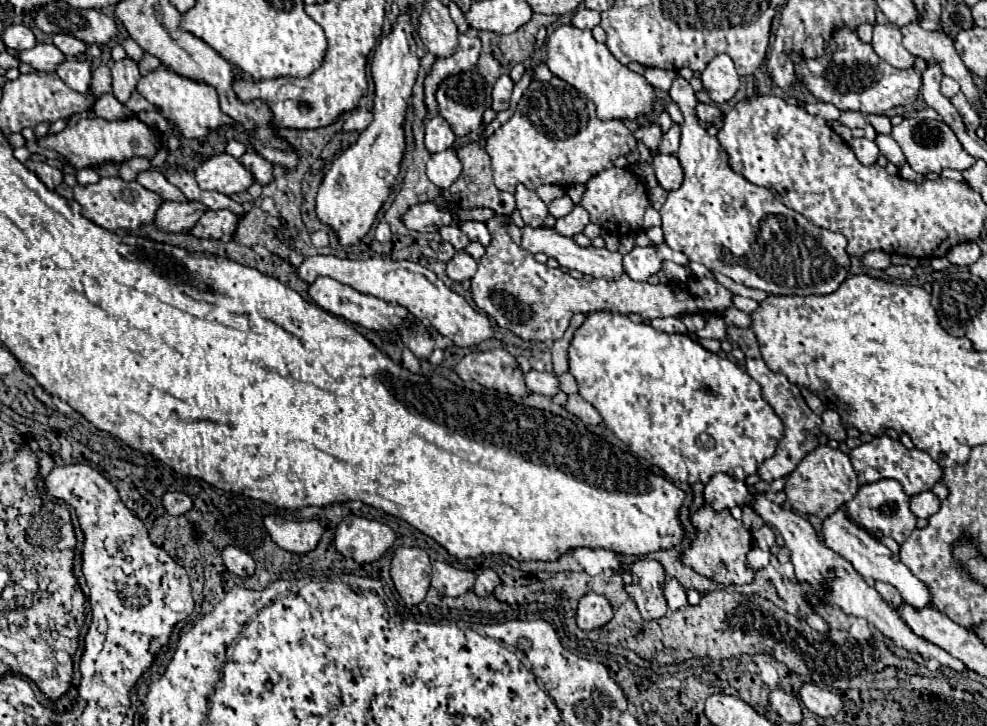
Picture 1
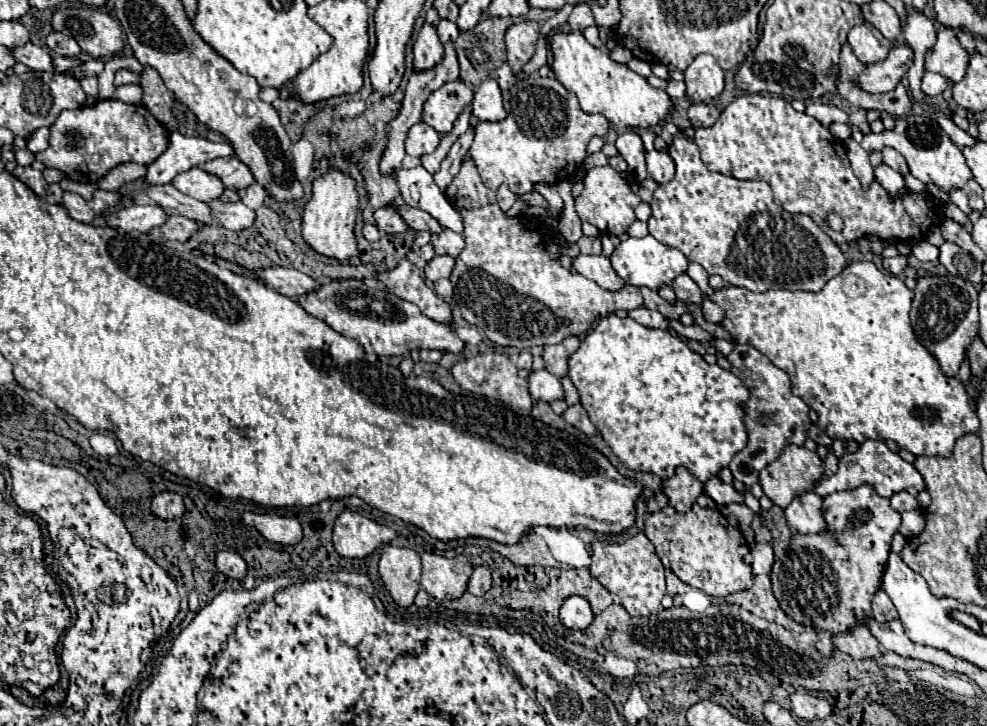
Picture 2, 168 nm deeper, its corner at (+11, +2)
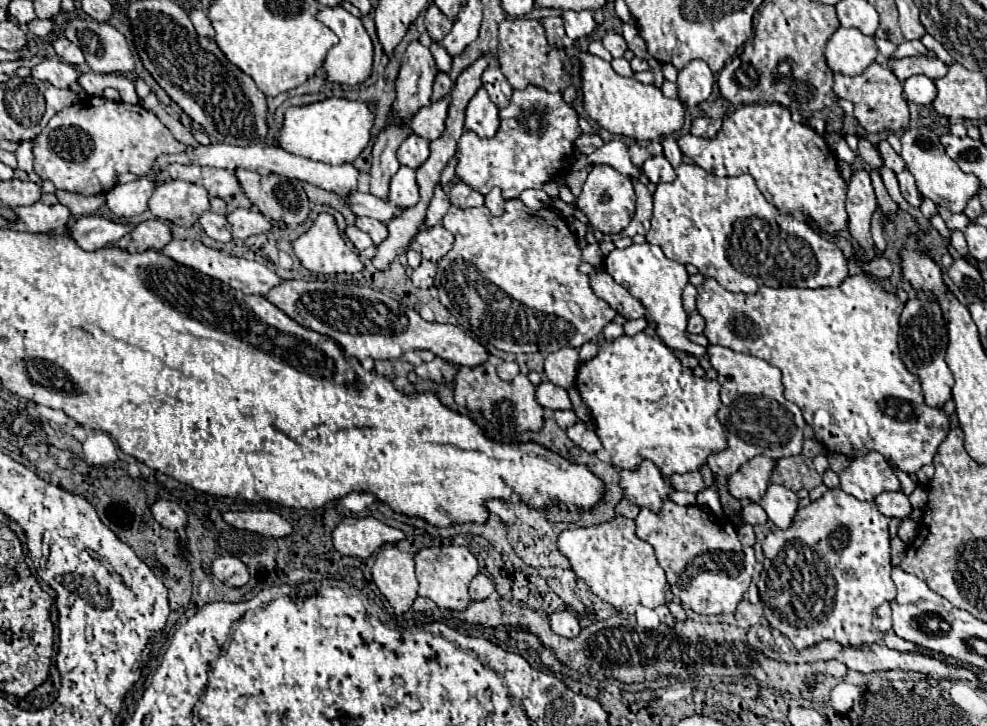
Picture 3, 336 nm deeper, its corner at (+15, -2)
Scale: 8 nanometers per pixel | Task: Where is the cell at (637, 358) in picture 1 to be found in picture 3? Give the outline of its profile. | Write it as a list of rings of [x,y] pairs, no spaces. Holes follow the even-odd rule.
[[[645,333],[633,337],[621,335],[613,343],[601,341],[601,351],[587,363],[581,363],[577,371],[577,389],[583,401],[589,405],[591,419],[597,425],[597,437],[611,455],[611,463],[619,469],[635,469],[643,459],[653,461],[665,475],[697,471],[707,463],[711,451],[725,449],[723,427],[717,419],[721,407],[719,383],[695,377],[691,369],[685,369],[673,351],[659,339]]]

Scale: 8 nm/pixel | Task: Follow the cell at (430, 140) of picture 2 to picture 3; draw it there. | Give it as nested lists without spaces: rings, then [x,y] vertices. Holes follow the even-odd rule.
[[[411,133],[411,135],[401,143],[401,147],[399,147],[399,151],[397,151],[397,157],[399,157],[399,163],[401,163],[401,165],[417,169],[417,167],[421,167],[421,165],[427,161],[427,157],[429,157],[429,141],[427,141],[427,139],[421,139],[421,137],[417,137],[417,135]]]

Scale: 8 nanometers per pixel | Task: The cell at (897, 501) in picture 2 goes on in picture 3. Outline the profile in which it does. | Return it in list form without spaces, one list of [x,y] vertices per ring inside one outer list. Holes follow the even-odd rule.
[[[885,491],[875,497],[877,509],[887,517],[907,517],[911,513],[911,503],[901,491]]]

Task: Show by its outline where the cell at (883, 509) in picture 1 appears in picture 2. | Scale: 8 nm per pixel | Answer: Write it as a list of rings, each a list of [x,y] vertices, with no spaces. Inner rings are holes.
[[[869,485],[827,495],[823,499],[823,513],[829,531],[819,535],[797,533],[791,539],[791,547],[781,559],[783,567],[773,567],[773,593],[779,599],[781,609],[797,623],[813,625],[829,633],[841,633],[871,615],[871,597],[881,587],[881,571],[891,551],[891,539],[901,525],[901,515],[891,509],[889,499],[879,497]]]

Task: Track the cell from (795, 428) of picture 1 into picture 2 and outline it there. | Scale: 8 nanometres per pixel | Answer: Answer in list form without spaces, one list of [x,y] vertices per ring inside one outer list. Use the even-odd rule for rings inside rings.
[[[735,345],[735,349],[727,355],[727,361],[731,363],[731,371],[743,379],[747,385],[751,397],[747,401],[747,429],[749,429],[749,445],[739,451],[733,461],[729,463],[729,469],[733,477],[747,487],[751,487],[757,481],[757,475],[761,469],[765,469],[787,445],[803,445],[809,431],[809,407],[791,393],[791,381],[789,375],[781,369],[777,369],[763,353],[759,353],[751,345]]]

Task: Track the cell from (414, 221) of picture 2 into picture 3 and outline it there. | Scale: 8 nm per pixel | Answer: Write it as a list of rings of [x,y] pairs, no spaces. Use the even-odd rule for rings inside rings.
[[[359,191],[353,193],[353,195],[347,195],[345,197],[345,203],[353,211],[353,215],[357,215],[357,217],[367,215],[367,217],[379,219],[383,223],[387,223],[391,217],[395,217],[401,211],[399,207],[389,205],[389,203],[373,197],[371,193],[359,193]]]

